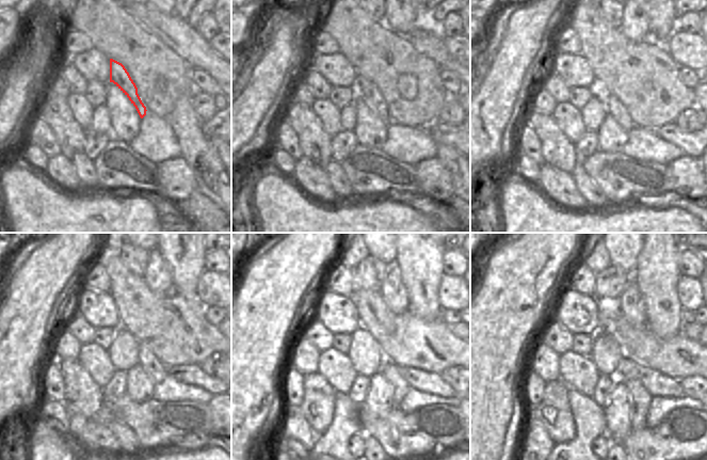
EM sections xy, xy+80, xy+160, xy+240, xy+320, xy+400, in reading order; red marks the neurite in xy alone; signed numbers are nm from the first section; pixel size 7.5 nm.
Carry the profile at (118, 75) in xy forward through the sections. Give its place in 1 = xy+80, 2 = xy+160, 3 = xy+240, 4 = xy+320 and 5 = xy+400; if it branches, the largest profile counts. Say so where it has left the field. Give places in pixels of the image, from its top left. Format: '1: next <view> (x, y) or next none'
1: next xy+80 (367, 91)
2: next xy+160 (614, 107)
3: next xy+240 (156, 370)
4: next xy+320 (389, 370)
5: next xy+400 (640, 398)

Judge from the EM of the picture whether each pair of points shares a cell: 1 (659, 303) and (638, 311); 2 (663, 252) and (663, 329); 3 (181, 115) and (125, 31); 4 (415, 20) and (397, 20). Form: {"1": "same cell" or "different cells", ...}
{"1": "different cells", "2": "same cell", "3": "different cells", "4": "same cell"}

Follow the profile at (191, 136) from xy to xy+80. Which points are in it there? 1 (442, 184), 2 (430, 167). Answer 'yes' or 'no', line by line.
1: no
2: no

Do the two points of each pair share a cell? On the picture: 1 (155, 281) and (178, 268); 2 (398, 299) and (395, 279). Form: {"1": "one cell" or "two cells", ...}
{"1": "two cells", "2": "one cell"}

